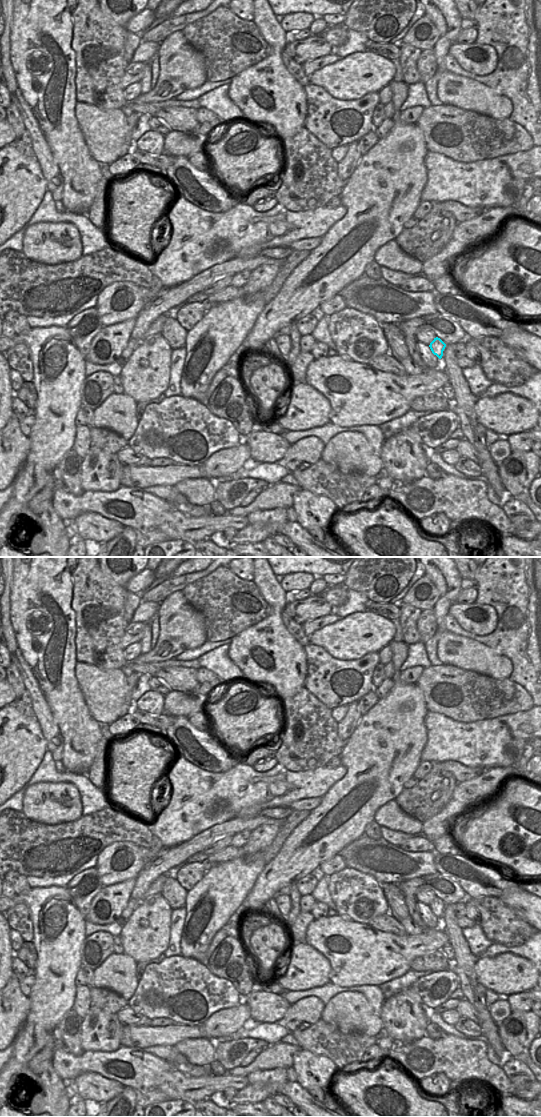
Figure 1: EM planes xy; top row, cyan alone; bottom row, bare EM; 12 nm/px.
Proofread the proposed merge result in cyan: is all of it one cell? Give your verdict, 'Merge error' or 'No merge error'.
No merge error.

